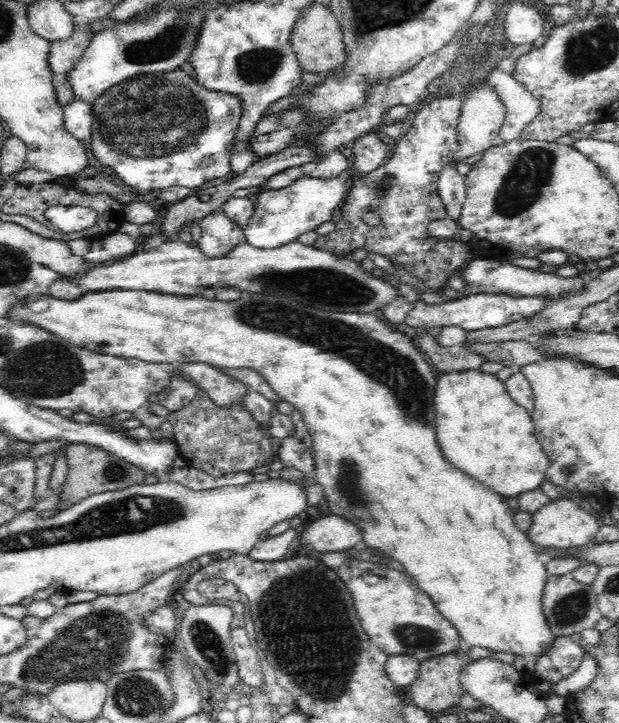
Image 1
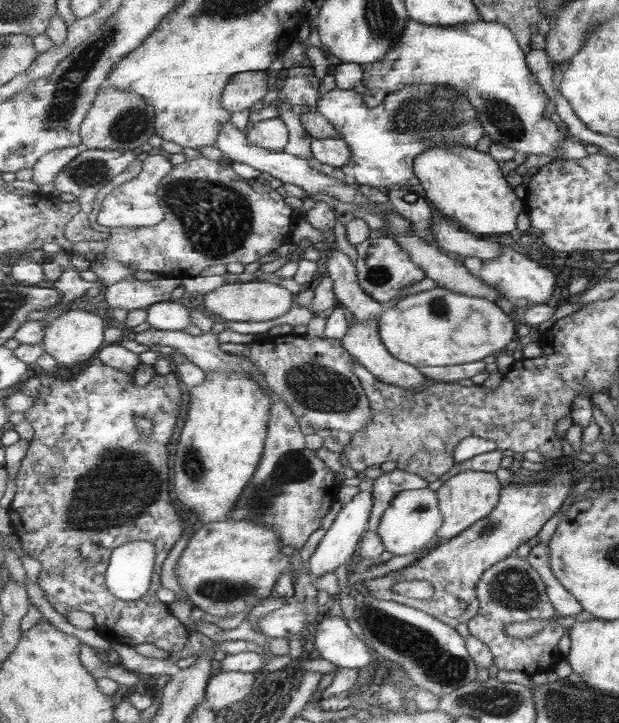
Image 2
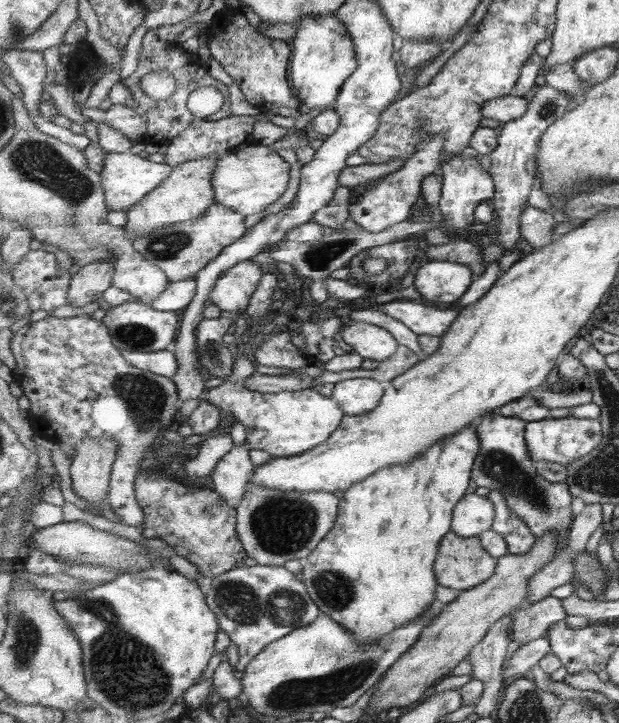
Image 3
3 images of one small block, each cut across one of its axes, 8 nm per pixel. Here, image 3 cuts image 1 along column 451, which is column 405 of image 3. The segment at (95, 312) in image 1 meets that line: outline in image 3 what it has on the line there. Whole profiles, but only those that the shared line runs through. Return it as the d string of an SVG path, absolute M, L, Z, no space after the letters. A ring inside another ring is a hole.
M477 425L467 426L464 430L459 430L459 433L439 440L431 449L421 453L419 457L415 457L411 463L397 465L397 468L384 468L375 471L369 478L349 487L349 489L344 491L344 495L339 501L339 515L337 515L337 521L335 521L333 529L325 535L325 538L311 551L310 556L303 561L304 568L301 576L311 598L318 603L320 612L331 615L331 618L334 618L335 621L353 632L355 641L359 645L369 645L369 643L377 641L379 637L399 629L399 627L413 619L419 618L425 611L429 611L435 605L435 588L437 588L439 582L434 572L434 567L439 557L440 542L446 534L452 531L454 508L459 504L459 501L463 500L467 493L472 491L473 487L472 474L474 464L479 452L481 452L481 441L476 428Z

